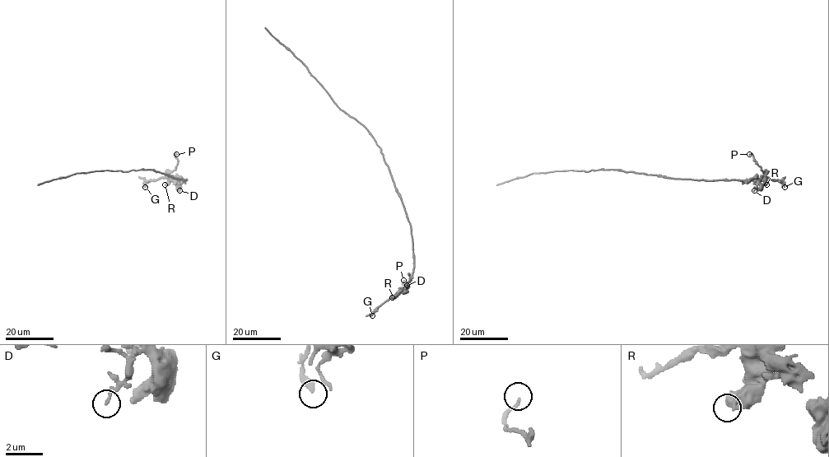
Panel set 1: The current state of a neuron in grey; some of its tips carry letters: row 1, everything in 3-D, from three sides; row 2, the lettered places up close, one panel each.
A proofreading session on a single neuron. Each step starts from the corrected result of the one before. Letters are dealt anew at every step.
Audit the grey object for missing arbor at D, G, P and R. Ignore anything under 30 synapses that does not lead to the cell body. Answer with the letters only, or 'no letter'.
no letter

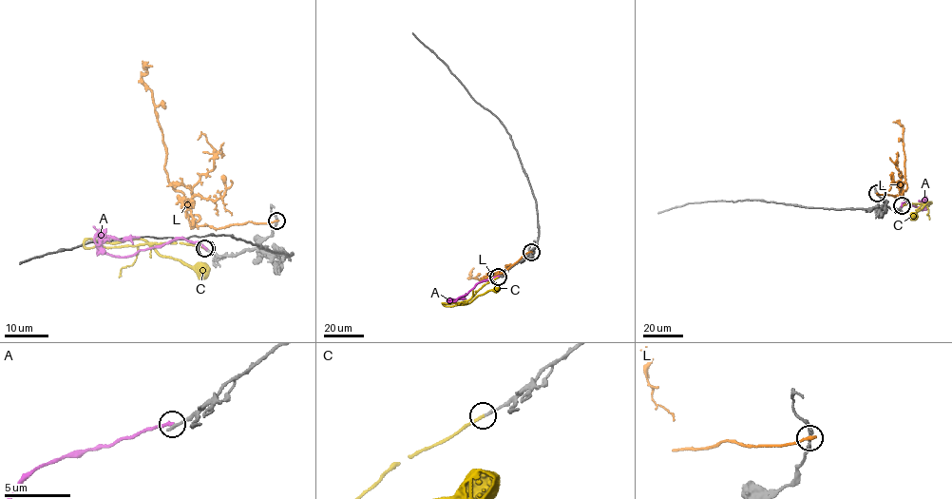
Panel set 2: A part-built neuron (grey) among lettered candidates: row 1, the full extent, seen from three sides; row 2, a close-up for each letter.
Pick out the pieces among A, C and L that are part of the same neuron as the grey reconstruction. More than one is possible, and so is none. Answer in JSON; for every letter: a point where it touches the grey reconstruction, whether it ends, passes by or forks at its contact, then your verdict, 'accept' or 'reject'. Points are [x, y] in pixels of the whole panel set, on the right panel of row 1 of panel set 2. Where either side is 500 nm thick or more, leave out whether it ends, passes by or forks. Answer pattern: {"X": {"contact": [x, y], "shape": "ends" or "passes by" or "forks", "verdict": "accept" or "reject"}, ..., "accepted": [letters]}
{"A": {"contact": [901, 206], "shape": "ends", "verdict": "reject"}, "C": {"contact": [902, 205], "shape": "ends", "verdict": "accept"}, "L": {"contact": [877, 193], "shape": "ends", "verdict": "reject"}, "accepted": ["C"]}

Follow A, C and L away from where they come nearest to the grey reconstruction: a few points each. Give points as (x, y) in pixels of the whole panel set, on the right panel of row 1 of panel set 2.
A: (902, 206), (904, 201), (926, 209), (925, 201), (918, 201)
C: (903, 205), (909, 203), (928, 205), (931, 201), (911, 219)
L: (877, 193), (897, 197), (906, 188), (903, 127), (892, 122)

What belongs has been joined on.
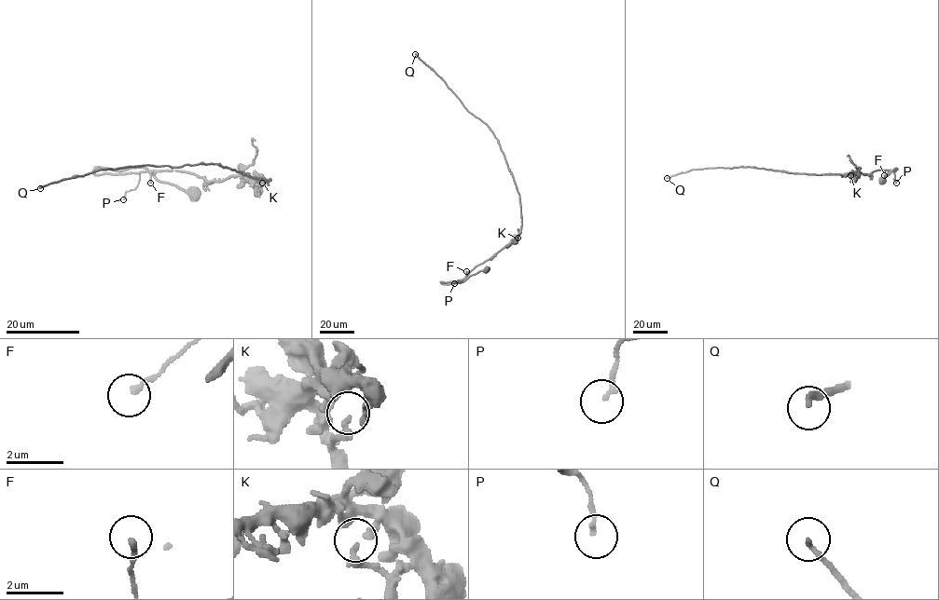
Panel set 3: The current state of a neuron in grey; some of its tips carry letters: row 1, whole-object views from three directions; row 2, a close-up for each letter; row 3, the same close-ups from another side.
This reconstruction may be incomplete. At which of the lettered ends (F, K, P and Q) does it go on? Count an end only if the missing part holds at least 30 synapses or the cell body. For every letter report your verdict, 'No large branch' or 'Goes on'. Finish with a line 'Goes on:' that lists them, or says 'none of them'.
F: No large branch
K: No large branch
P: No large branch
Q: No large branch
Goes on: none of them

